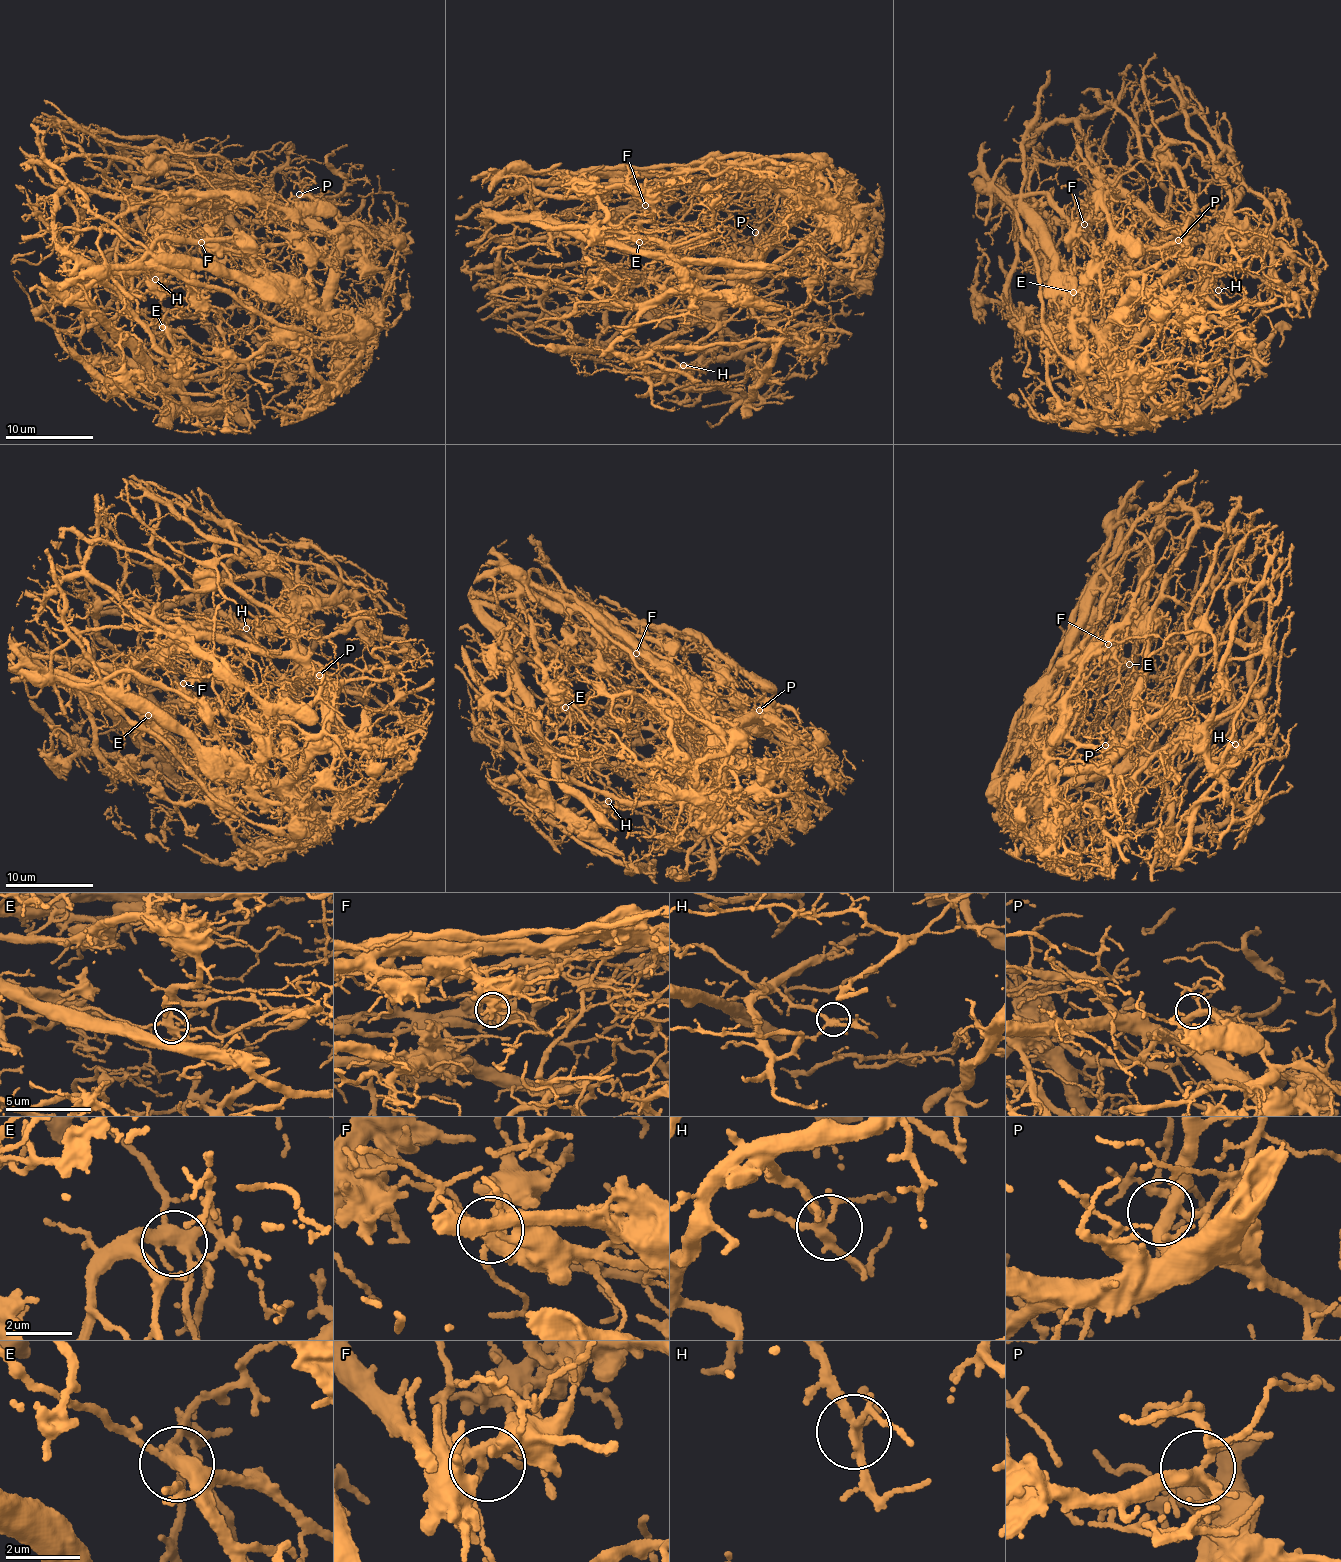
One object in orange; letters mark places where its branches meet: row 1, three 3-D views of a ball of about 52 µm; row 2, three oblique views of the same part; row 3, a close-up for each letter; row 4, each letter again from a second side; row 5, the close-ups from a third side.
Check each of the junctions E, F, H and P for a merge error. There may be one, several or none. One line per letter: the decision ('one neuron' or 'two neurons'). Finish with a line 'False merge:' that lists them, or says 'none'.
E: two neurons
F: one neuron
H: one neuron
P: one neuron
False merge: E

